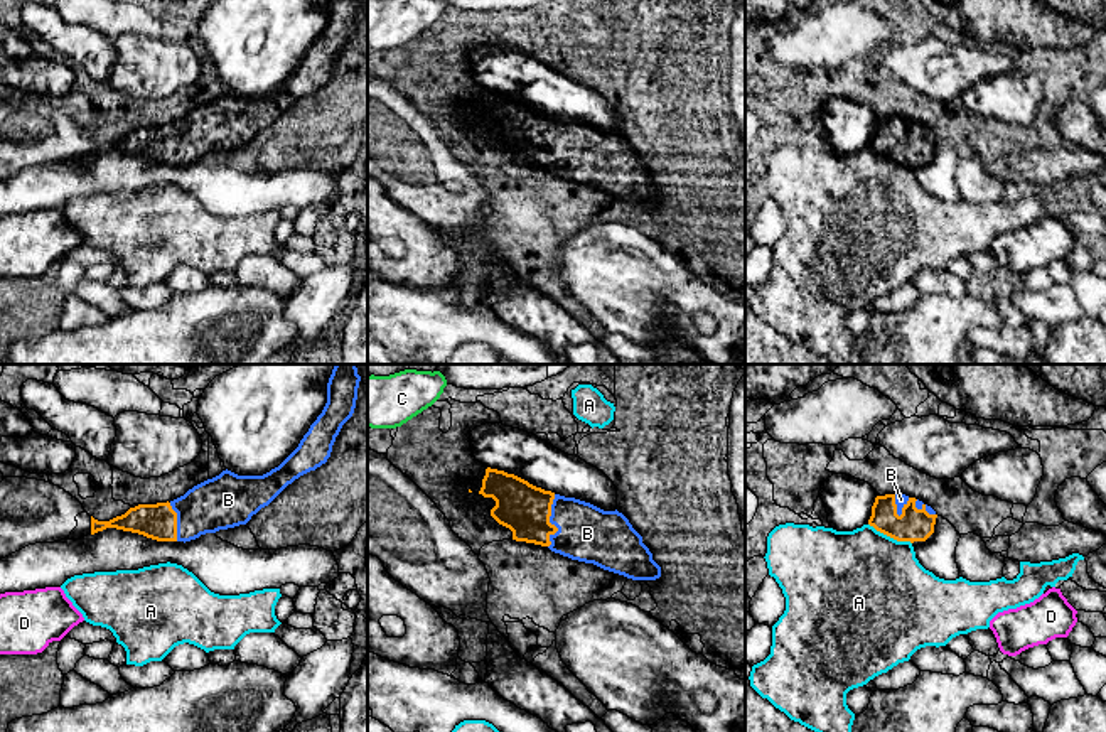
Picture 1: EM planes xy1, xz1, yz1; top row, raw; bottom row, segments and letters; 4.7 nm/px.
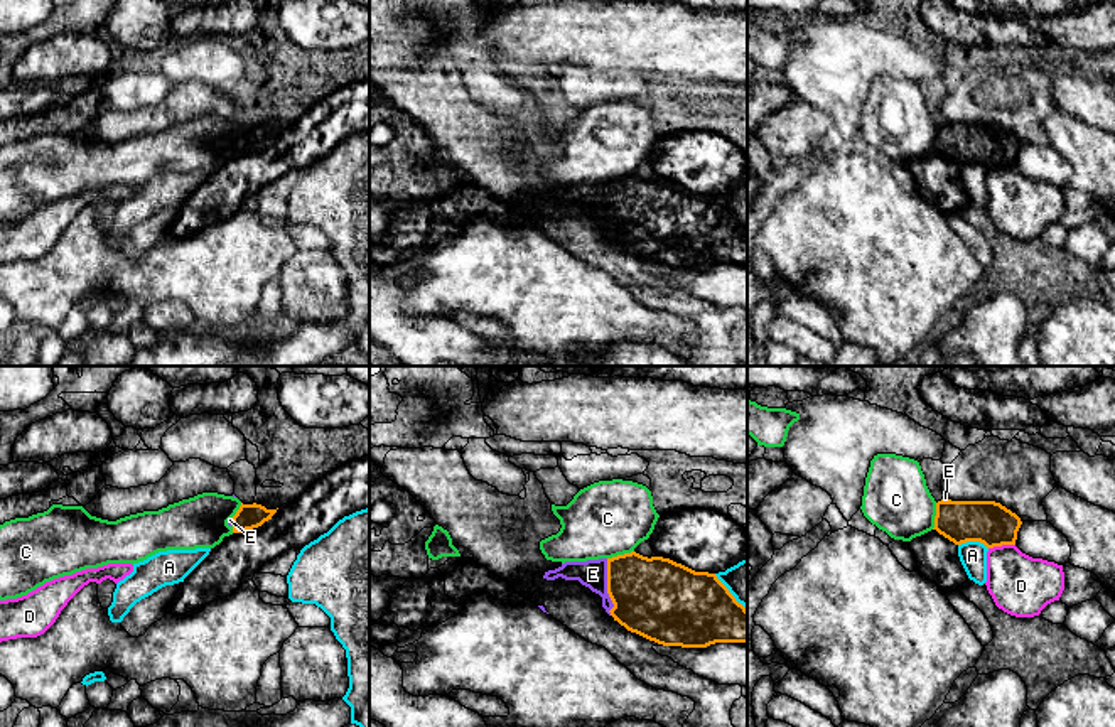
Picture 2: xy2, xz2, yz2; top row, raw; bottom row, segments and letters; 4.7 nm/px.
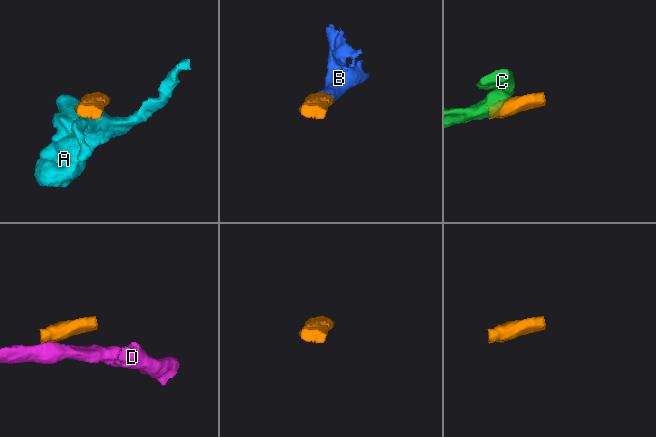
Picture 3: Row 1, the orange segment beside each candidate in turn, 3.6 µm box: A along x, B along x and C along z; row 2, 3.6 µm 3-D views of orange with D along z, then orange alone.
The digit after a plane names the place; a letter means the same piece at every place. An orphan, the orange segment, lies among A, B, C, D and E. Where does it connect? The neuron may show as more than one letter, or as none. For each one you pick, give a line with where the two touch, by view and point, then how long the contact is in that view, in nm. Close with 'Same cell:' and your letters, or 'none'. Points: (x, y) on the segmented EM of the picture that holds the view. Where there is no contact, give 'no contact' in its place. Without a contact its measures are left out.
B: xz1 (548, 522) | 260 nm
E: xz2 (608, 587) | 280 nm
Same cell: B, E

